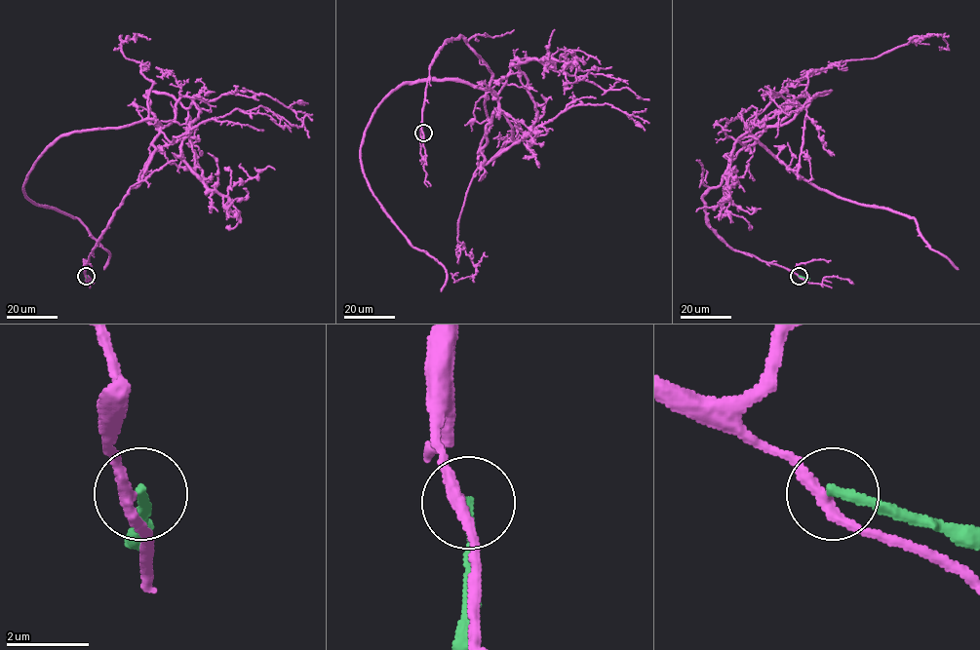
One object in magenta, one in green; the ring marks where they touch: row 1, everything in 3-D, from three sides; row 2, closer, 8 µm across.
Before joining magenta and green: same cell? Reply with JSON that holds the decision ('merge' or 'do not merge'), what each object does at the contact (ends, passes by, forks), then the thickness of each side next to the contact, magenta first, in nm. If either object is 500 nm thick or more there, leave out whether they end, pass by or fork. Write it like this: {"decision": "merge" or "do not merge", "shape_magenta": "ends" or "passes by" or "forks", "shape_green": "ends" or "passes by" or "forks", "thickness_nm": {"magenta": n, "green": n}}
{"decision": "do not merge", "shape_magenta": "passes by", "shape_green": "ends", "thickness_nm": {"magenta": 280, "green": 240}}

